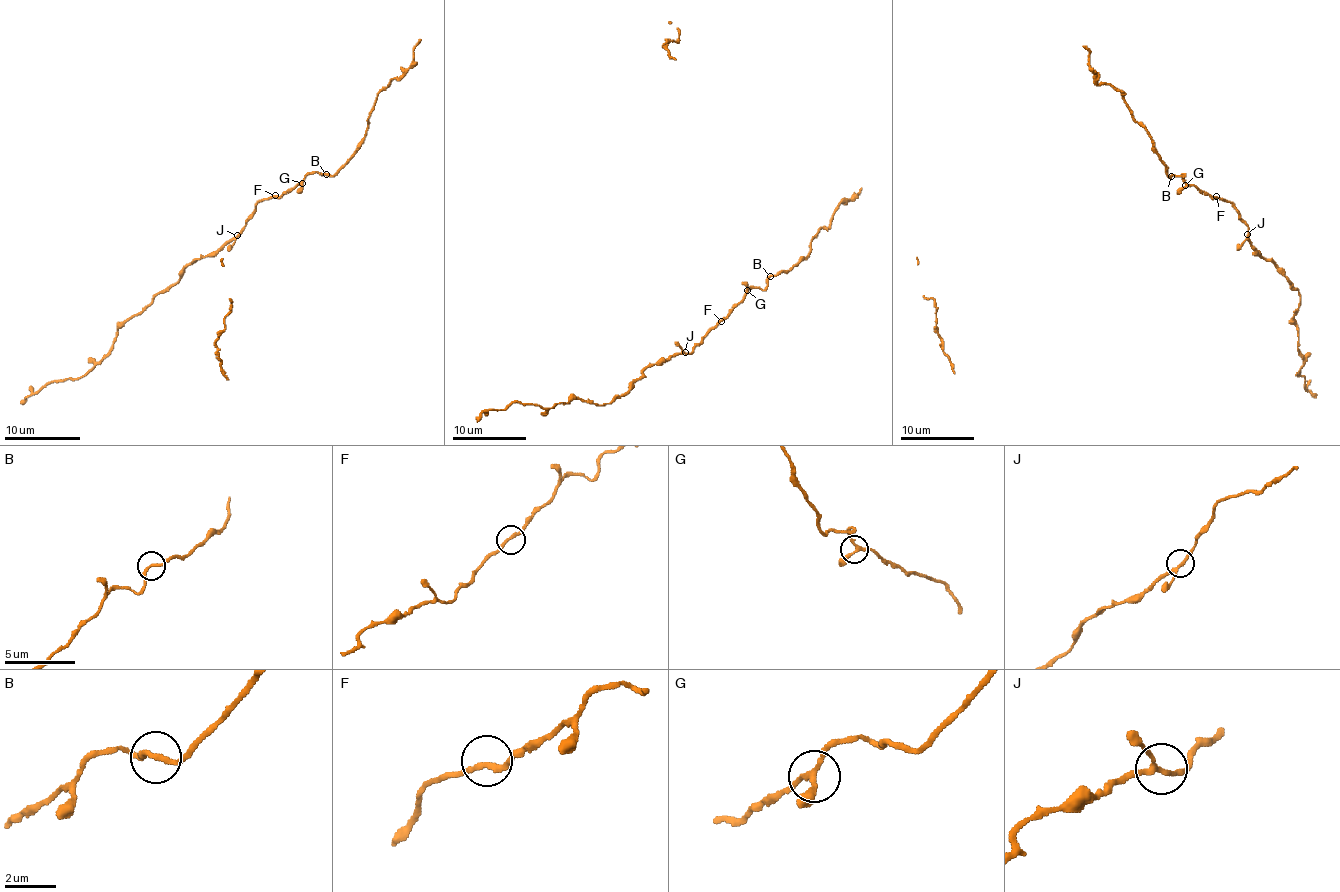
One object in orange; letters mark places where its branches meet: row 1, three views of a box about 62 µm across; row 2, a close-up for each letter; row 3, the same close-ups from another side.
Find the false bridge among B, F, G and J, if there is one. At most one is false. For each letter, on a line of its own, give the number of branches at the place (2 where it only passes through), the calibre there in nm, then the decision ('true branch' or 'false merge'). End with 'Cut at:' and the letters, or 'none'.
B: branches 2; calibre 200 nm; false merge
F: branches 2; calibre 220 nm; true branch
G: branches 3; calibre 190 nm; true branch
J: branches 3; calibre 190 nm; true branch
Cut at: B

